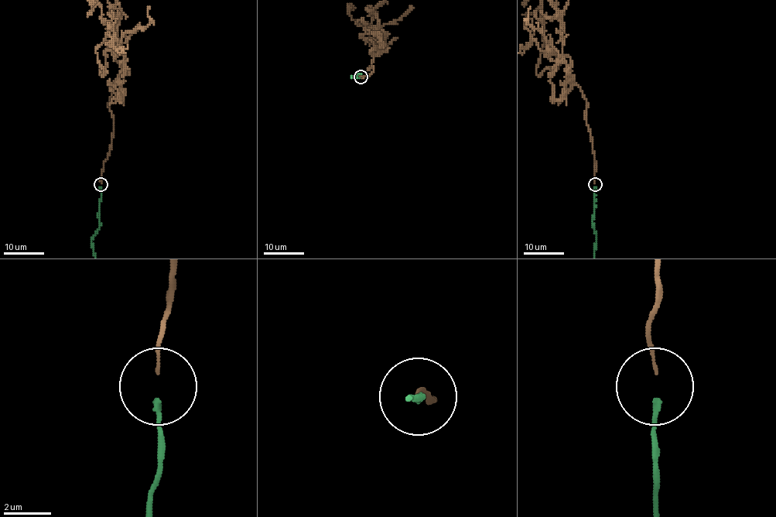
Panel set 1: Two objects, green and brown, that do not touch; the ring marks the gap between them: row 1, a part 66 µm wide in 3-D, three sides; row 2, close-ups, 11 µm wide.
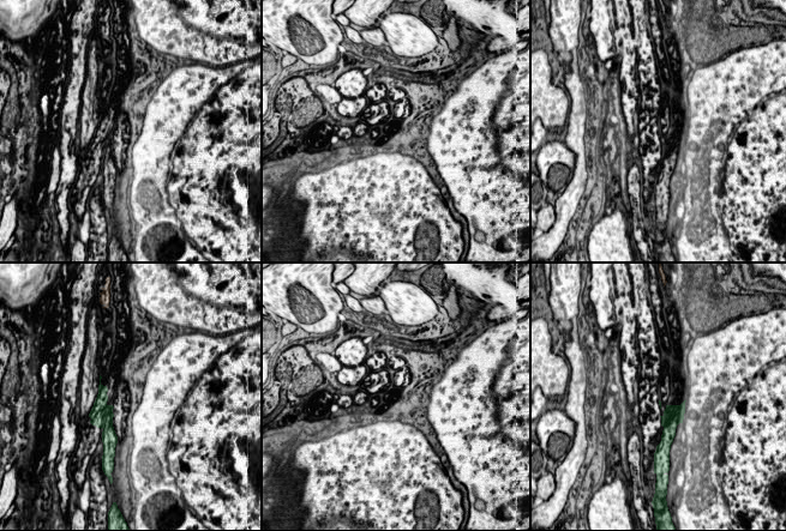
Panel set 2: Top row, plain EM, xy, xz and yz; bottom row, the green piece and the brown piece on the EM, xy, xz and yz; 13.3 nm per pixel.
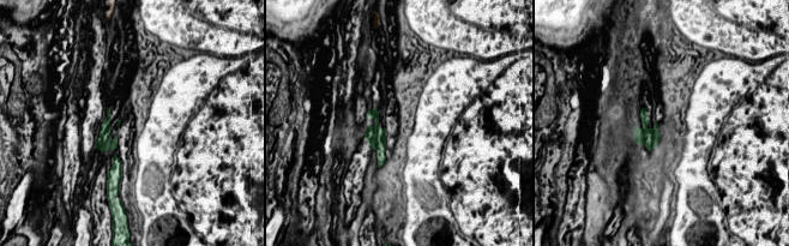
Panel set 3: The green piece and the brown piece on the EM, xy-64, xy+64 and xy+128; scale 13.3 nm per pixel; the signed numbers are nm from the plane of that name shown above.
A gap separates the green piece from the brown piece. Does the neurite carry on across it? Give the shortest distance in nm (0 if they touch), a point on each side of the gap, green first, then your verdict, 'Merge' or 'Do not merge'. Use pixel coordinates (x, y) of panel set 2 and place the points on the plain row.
Distance 900 nm. Across: xy (100, 107), (104, 40). Do not merge

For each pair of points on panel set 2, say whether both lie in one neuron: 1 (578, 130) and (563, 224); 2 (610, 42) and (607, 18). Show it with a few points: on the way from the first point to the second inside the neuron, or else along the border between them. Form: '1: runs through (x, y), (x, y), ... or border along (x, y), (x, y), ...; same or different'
1: runs through (580, 154), (580, 179), (569, 200); same
2: runs through (607, 36), (607, 24); same

